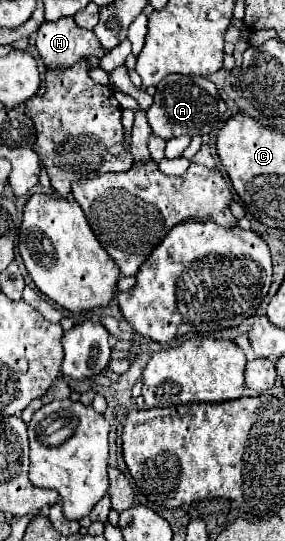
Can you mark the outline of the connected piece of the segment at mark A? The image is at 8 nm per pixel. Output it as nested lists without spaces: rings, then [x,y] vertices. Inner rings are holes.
[[[167,75],[155,93],[155,103],[147,111],[149,125],[155,135],[167,139],[179,135],[211,135],[217,133],[227,121],[227,103],[221,99],[215,83],[207,77],[187,77],[187,75]]]

